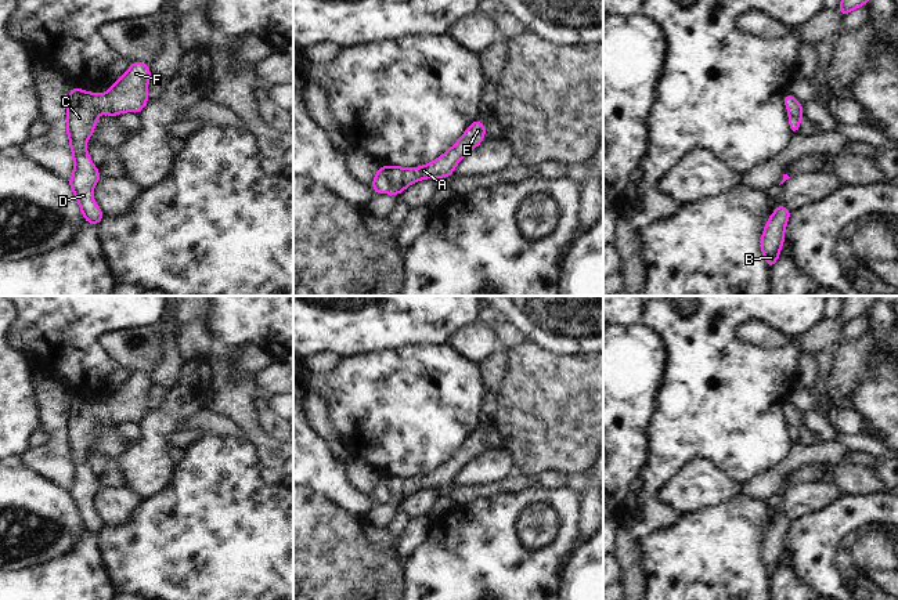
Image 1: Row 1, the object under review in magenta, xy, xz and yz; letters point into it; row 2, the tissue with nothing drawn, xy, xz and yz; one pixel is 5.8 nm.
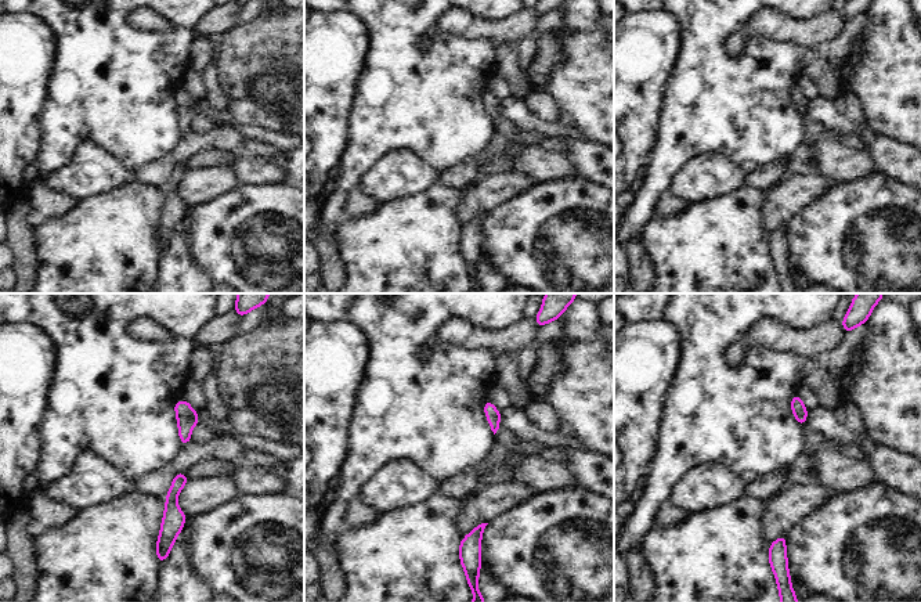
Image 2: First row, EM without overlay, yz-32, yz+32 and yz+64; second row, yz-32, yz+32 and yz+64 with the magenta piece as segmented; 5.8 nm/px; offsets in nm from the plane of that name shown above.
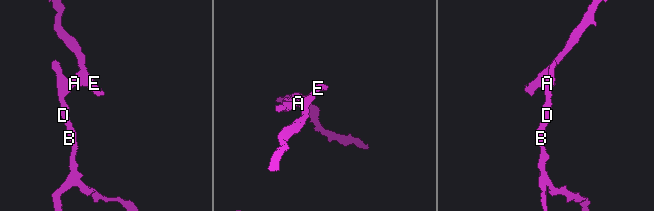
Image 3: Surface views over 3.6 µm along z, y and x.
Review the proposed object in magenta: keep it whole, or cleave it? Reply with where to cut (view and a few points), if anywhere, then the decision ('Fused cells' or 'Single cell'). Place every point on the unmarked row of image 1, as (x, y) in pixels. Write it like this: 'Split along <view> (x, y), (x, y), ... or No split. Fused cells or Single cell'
No split. Single cell

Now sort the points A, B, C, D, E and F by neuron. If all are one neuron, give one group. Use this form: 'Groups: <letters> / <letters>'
Groups: A B C D E F

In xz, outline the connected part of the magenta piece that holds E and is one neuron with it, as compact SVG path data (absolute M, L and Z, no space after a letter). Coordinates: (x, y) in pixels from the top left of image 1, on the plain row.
M476 429L461 448L432 473L415 478L382 474L371 496L376 503L400 505L408 495L419 489L450 487L462 467L482 453L484 445L486 435Z

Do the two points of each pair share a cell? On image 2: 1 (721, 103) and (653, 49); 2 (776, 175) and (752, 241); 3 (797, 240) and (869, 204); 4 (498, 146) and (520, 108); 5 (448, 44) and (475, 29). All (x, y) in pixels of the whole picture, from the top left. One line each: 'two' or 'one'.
1: two
2: two
3: one
4: two
5: two

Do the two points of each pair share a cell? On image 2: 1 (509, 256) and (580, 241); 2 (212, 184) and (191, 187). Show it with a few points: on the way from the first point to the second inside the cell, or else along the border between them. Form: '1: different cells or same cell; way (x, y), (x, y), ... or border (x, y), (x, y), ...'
1: same cell; way (527, 249), (537, 249), (549, 241), (562, 241)
2: same cell; way (206, 184), (197, 187)

